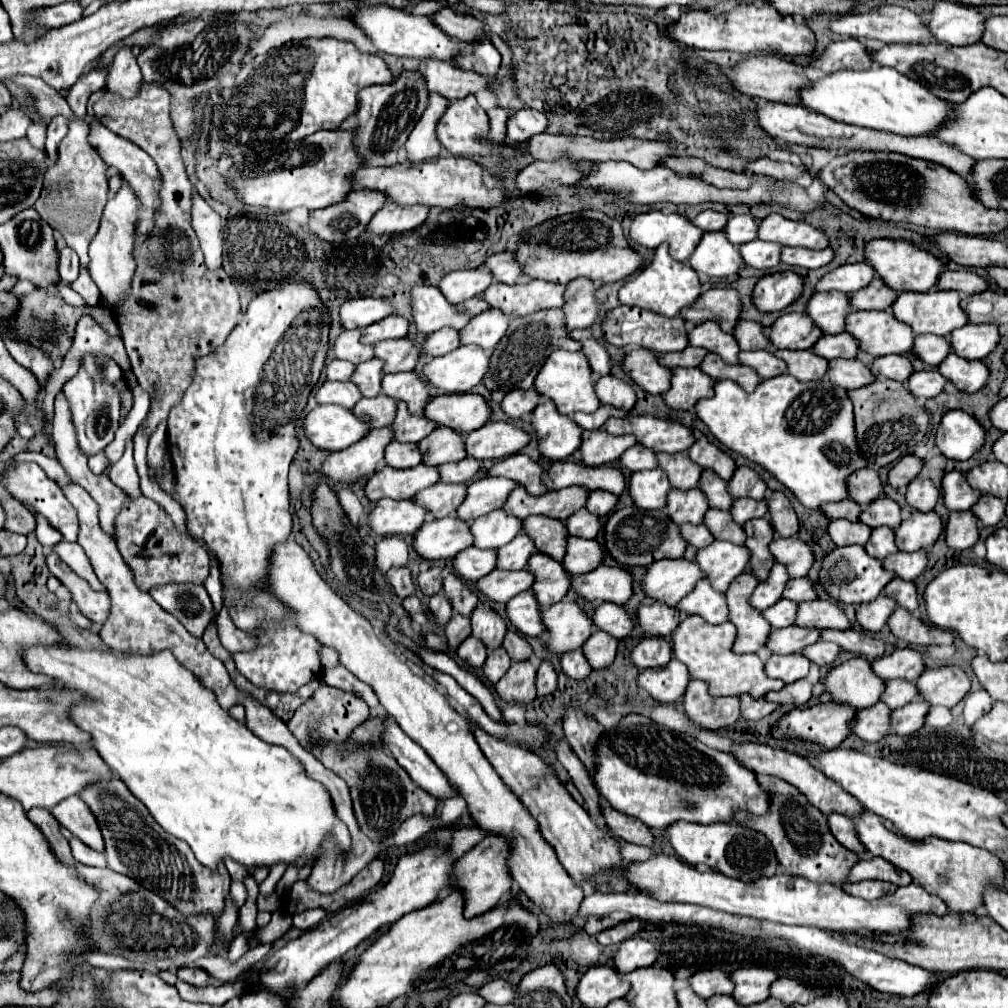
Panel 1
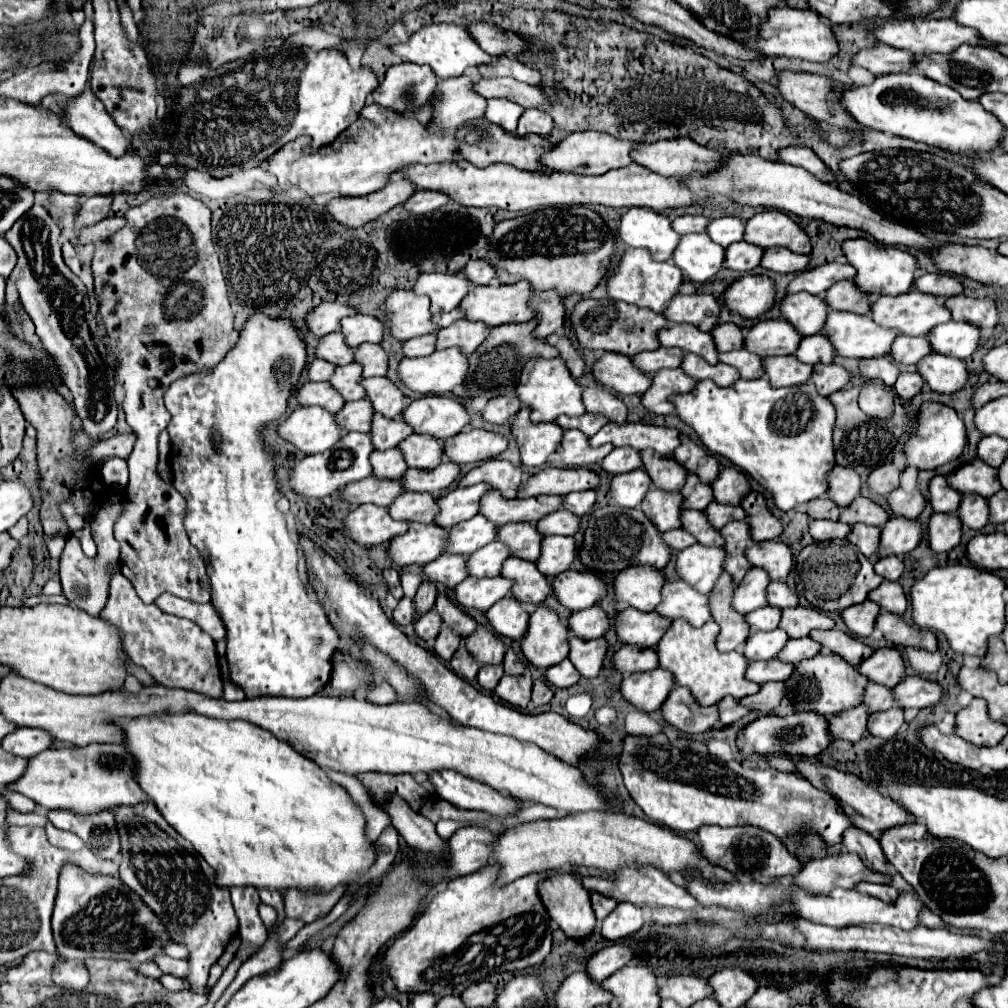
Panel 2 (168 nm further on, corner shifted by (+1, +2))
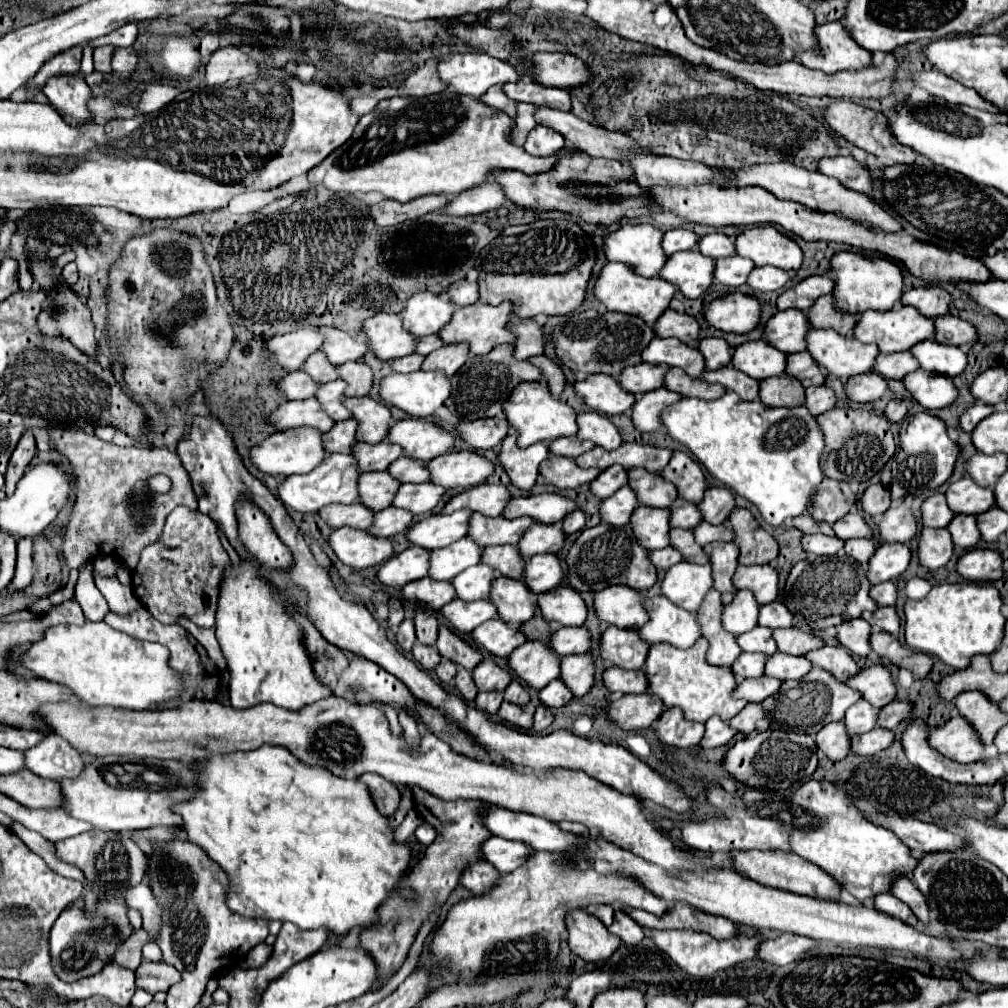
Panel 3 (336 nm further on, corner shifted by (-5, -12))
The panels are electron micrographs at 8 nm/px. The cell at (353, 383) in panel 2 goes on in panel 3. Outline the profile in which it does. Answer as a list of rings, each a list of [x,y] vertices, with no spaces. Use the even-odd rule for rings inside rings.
[[[334,380],[334,382],[326,382],[326,384],[320,384],[320,388],[316,390],[314,398],[320,402],[322,410],[334,420],[348,420],[352,414],[342,406],[342,398],[344,398],[344,388],[346,388],[346,382],[342,380]]]

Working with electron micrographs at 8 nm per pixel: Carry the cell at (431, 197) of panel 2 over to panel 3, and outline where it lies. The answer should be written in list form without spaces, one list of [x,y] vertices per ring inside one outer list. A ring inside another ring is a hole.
[[[494,180],[484,182],[480,186],[474,186],[472,190],[466,190],[450,200],[450,204],[444,208],[446,214],[454,216],[466,216],[466,214],[482,214],[488,210],[498,210],[506,204],[506,196],[502,192],[502,186]]]

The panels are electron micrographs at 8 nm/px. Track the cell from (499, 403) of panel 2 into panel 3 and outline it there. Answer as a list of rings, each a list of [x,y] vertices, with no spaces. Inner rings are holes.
[[[486,418],[474,422],[460,422],[456,426],[460,438],[474,450],[488,450],[500,446],[502,438],[508,434],[510,426],[506,418]]]

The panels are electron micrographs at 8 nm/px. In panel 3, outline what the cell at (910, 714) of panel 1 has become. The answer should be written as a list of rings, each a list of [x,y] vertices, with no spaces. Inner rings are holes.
[[[874,728],[862,736],[852,736],[850,750],[852,754],[858,754],[858,756],[872,756],[876,752],[886,750],[892,742],[894,742],[894,734],[890,730]]]

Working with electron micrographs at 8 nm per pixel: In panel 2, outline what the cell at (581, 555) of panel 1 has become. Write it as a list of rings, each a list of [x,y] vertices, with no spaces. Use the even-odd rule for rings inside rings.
[[[546,536],[542,544],[540,562],[536,562],[536,566],[550,578],[568,570],[576,556],[578,548],[572,536]]]

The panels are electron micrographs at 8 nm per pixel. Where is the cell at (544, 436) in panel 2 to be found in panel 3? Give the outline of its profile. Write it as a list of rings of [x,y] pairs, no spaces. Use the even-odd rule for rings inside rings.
[[[510,432],[502,440],[502,448],[498,452],[498,462],[508,474],[512,486],[520,490],[530,490],[538,478],[538,466],[542,460],[550,456],[550,450],[544,442],[538,442],[528,448],[516,446],[516,434]]]

